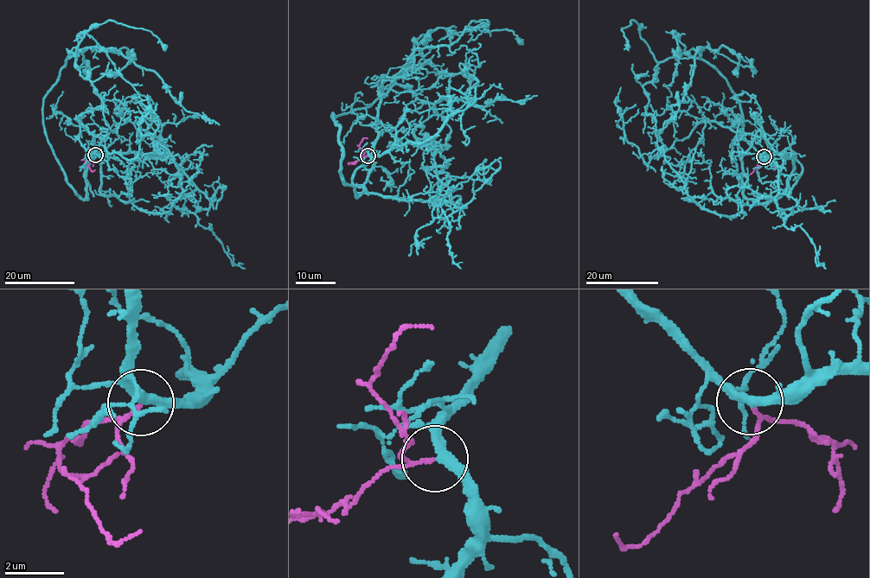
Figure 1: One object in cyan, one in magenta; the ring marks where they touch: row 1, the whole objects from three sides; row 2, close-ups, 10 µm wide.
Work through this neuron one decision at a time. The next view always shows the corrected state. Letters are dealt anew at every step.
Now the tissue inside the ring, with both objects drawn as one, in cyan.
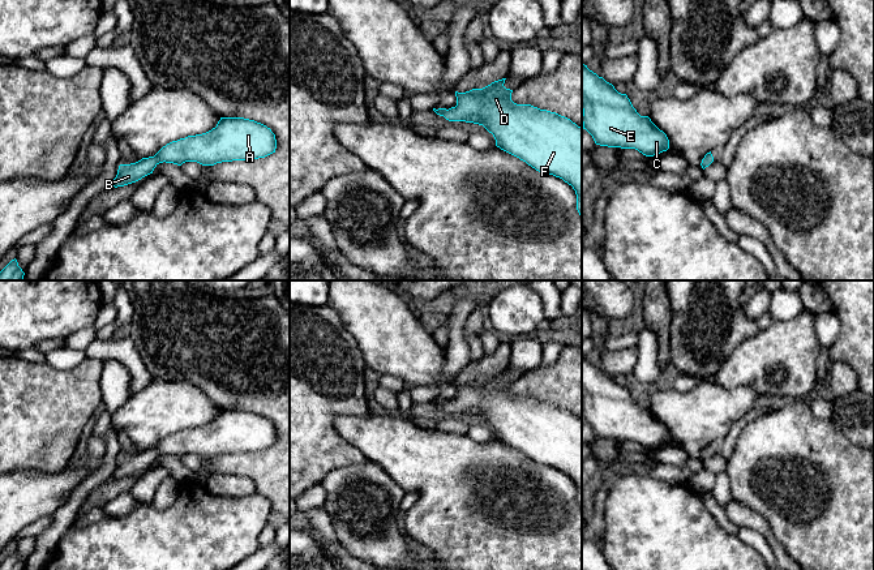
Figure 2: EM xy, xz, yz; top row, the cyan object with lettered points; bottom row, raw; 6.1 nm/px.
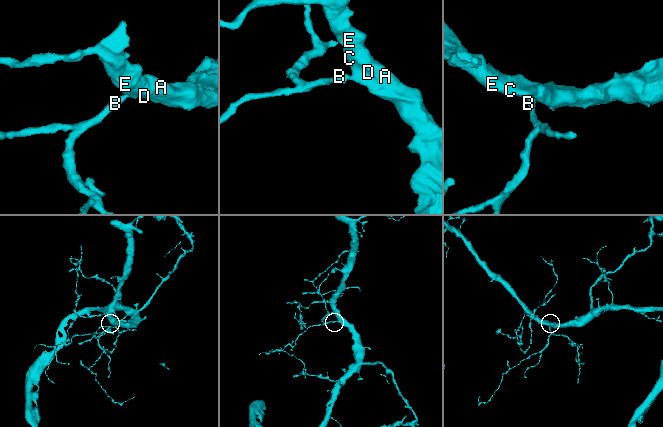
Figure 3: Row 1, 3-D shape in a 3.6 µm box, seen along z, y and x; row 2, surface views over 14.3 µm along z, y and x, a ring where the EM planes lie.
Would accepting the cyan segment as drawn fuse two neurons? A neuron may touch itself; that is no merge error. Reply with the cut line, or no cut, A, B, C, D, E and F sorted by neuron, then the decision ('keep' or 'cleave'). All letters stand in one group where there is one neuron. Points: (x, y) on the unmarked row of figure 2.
cut none; groups A B C D E F; keep

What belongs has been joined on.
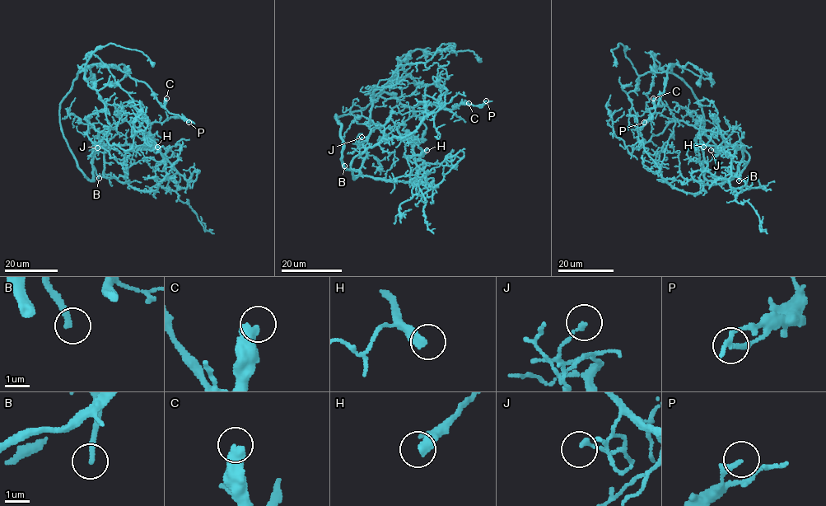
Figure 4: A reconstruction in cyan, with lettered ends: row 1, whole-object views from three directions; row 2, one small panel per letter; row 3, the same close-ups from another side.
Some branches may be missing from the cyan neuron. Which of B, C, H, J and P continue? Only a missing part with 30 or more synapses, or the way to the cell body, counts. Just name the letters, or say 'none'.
B, H

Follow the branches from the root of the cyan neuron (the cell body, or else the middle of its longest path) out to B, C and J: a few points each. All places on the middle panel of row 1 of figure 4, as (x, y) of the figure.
B: (342, 152), (344, 166)
C: (342, 152), (342, 126), (335, 115), (362, 110), (384, 92), (411, 107), (432, 103), (451, 109), (468, 103)
J: (342, 152), (342, 162), (345, 168), (357, 170), (366, 155), (364, 142), (359, 141), (361, 137)

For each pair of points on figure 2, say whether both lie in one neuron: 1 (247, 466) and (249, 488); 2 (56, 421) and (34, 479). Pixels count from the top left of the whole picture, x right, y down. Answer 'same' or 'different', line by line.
1: different
2: different

